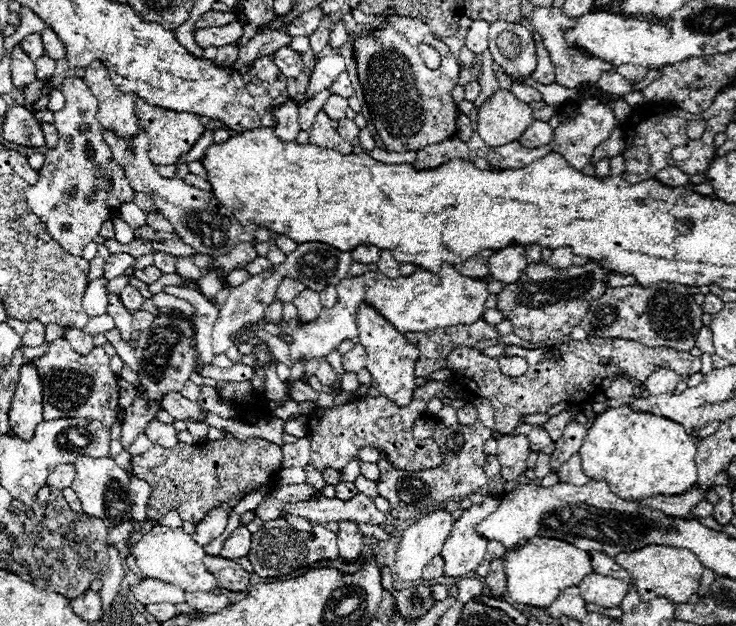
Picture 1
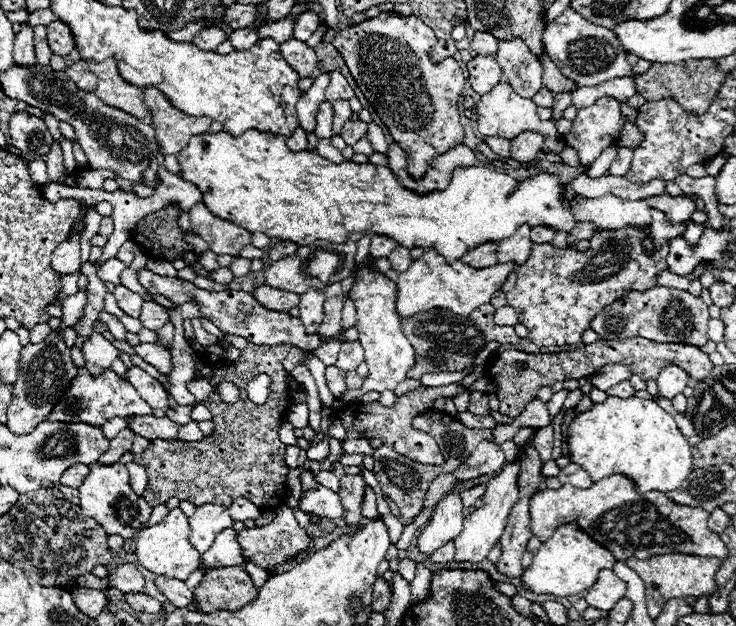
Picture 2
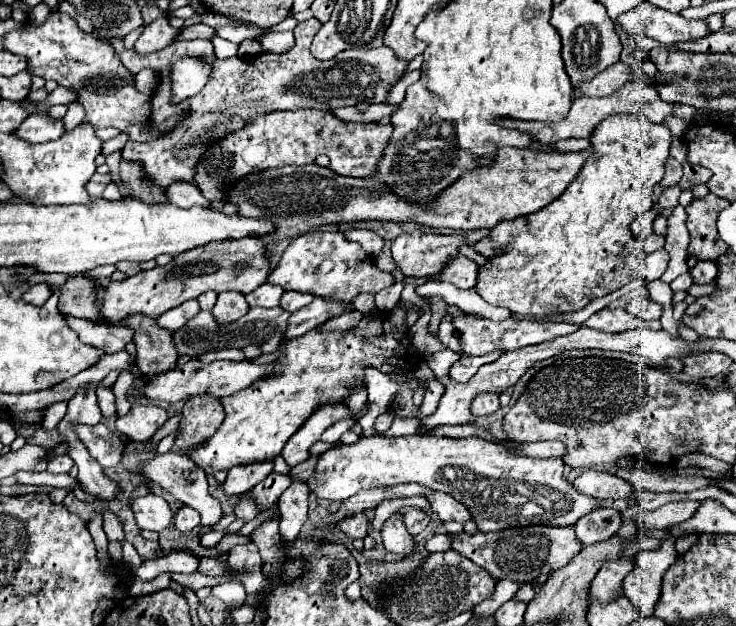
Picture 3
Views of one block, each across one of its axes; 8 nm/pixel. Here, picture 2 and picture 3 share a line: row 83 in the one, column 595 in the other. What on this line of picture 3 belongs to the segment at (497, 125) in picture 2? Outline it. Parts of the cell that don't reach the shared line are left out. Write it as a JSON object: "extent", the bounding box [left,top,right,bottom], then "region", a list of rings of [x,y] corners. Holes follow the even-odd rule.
{"extent":[308,434,598,530],"region":[[[430,434],[418,436],[372,436],[354,444],[338,444],[318,456],[316,472],[308,486],[318,498],[346,500],[360,490],[376,486],[394,486],[402,482],[418,482],[432,490],[454,496],[472,508],[472,516],[480,530],[504,530],[512,526],[574,526],[578,518],[598,506],[596,498],[588,498],[572,488],[562,476],[564,462],[560,458],[526,458],[482,438],[438,438]]]}

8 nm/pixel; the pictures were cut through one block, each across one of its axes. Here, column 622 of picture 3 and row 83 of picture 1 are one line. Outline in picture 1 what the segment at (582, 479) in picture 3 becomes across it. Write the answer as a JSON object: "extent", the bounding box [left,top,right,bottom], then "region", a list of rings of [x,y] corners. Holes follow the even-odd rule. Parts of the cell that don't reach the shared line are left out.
{"extent":[474,50,500,108],"region":[[[486,50],[486,52],[482,54],[482,72],[480,72],[480,76],[478,76],[478,82],[480,82],[482,92],[480,92],[480,96],[474,100],[474,106],[476,106],[476,108],[480,108],[496,90],[500,90],[498,80],[496,80],[494,70],[492,70],[492,64],[494,64],[494,60],[492,60],[490,52]]]}

